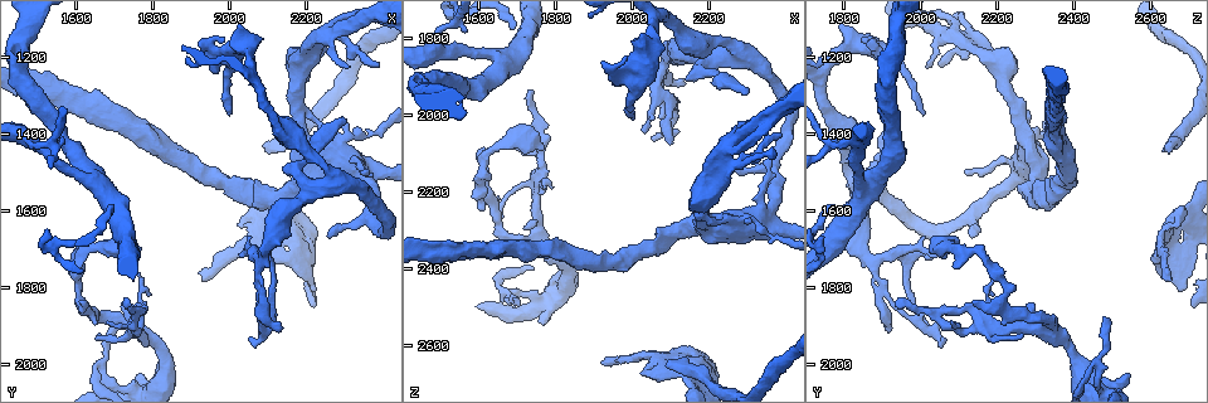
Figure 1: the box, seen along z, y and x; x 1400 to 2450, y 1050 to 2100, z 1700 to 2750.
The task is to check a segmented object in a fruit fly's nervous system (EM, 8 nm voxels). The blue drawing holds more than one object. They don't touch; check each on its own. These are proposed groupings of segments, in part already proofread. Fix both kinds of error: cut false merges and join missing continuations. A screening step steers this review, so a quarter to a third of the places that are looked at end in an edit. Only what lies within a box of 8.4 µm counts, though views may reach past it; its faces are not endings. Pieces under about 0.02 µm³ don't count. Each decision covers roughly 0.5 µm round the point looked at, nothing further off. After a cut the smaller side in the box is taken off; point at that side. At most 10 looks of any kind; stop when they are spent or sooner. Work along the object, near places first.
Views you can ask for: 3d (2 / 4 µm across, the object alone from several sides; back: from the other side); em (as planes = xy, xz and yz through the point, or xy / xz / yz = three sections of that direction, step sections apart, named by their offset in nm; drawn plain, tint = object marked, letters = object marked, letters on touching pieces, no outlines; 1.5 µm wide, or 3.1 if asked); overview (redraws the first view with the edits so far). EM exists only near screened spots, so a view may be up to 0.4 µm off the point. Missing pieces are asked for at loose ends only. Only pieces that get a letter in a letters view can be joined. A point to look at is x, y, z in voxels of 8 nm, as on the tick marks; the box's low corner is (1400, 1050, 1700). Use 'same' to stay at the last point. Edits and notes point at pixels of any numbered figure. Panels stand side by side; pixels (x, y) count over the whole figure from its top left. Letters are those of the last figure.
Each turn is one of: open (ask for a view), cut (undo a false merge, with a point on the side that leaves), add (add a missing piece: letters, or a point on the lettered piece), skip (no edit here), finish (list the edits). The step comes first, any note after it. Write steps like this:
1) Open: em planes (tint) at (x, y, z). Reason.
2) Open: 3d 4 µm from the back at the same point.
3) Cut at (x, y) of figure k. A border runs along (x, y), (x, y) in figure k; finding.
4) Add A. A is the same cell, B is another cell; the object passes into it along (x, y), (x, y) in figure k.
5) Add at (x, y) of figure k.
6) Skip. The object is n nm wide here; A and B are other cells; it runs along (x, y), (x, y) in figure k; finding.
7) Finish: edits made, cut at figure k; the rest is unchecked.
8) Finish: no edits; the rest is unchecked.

Open: em planes (letters) at (1920, 1160, 1860). An open end.

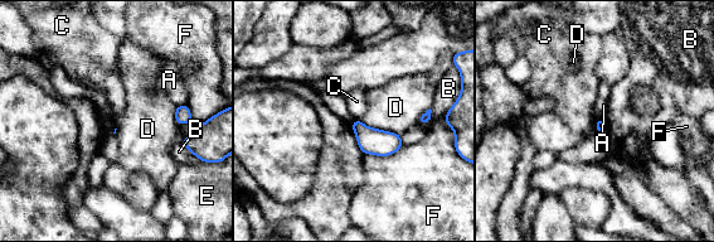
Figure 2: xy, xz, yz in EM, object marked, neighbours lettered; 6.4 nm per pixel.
Skip. A, B, C, D, E and F are other cells; a border runs along (359, 119), (354, 121) in figure 2; none of them fits.

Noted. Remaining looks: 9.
Open: em planes (letters) at (2075, 1735, 1870). Thin arm on a thick one.

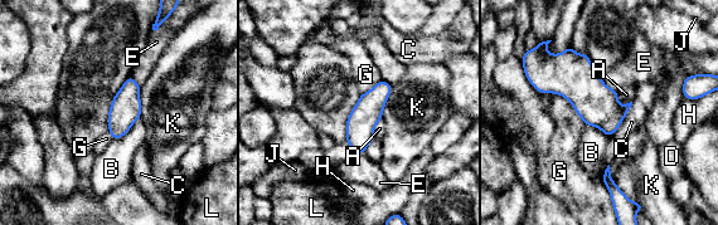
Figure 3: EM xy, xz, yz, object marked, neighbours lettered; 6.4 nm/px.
Skip. The object is 180 nm wide here; A, B, C, D, E, G, H, J, K and L are other cells; a border runs along (548, 92), (563, 96), (586, 125) in figure 3; continuous, no second neuron.

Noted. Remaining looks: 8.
Open: em planes (plain) at (1765, 1770, 2190). Thin end.

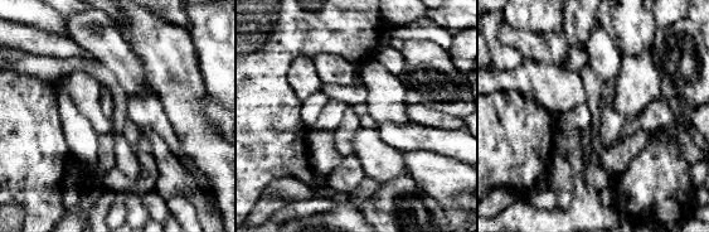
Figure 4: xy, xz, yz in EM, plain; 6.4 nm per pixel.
Open: em planes (tint) at the same point.

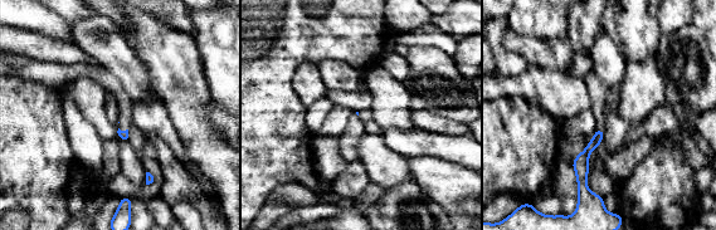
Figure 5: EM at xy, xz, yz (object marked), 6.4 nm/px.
Open: em planes (letters) at the same point.

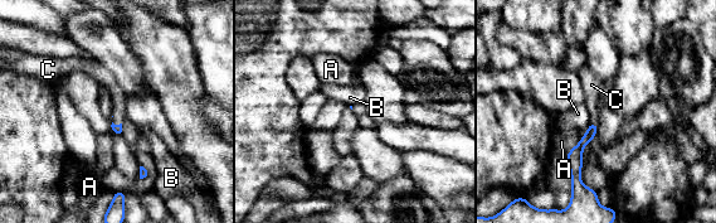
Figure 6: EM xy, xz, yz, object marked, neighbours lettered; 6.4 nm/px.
Add C. C is the same cell, A and B are other cells; it goes on there.

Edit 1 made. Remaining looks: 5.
Open: em planes (tint) at (1650, 2000, 2445). Sharp bend.

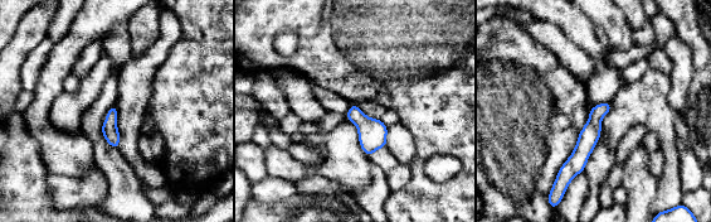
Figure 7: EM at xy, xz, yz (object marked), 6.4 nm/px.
Open: em planes (letters) at the same point. See the neighbours.

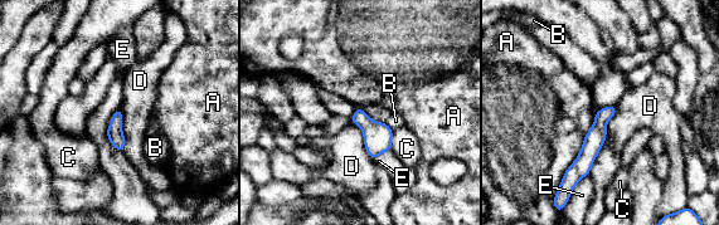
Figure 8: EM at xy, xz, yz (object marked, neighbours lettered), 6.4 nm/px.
Skip. The object is 100 nm wide here; A, B, C, D and E are other cells; continuous, no second neuron.

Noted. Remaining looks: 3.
Finish: edits made, add at figure 6; the rest is unchecked.

